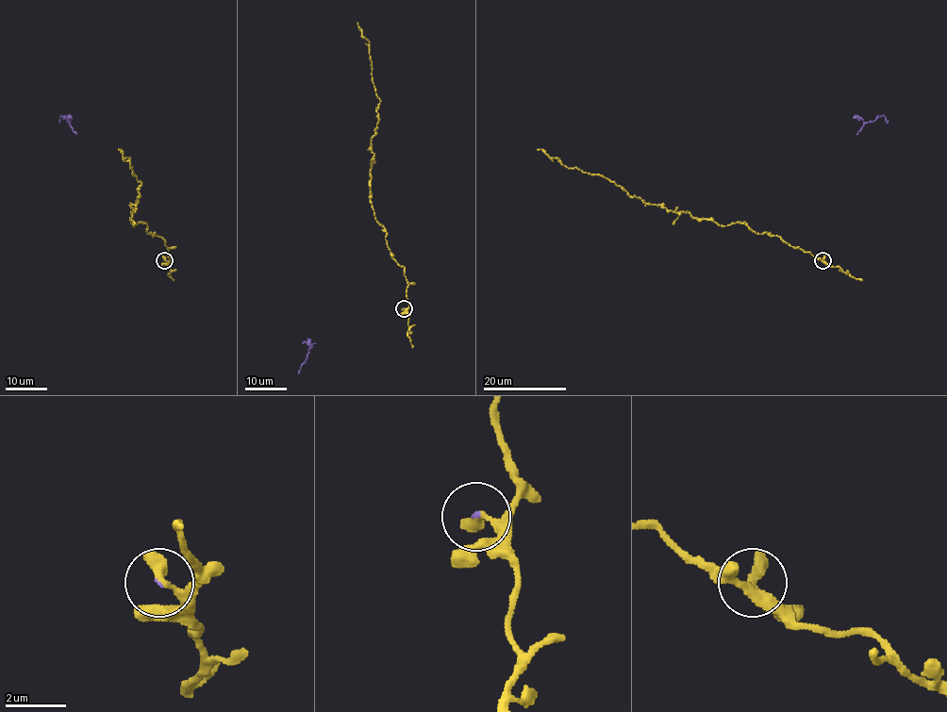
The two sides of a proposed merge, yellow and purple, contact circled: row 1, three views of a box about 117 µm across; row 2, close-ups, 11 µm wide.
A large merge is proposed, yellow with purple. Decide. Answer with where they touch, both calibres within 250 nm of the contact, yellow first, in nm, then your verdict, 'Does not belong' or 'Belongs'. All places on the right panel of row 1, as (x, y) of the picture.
Place: (822, 260). Thickness 440 nm (yellow) against 60 nm. Belongs

